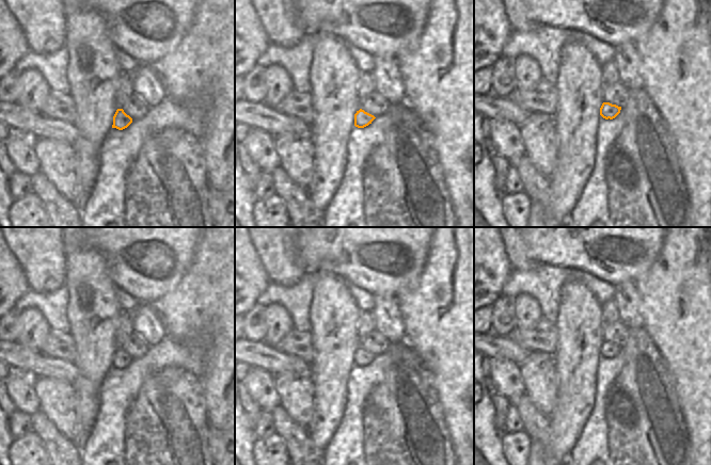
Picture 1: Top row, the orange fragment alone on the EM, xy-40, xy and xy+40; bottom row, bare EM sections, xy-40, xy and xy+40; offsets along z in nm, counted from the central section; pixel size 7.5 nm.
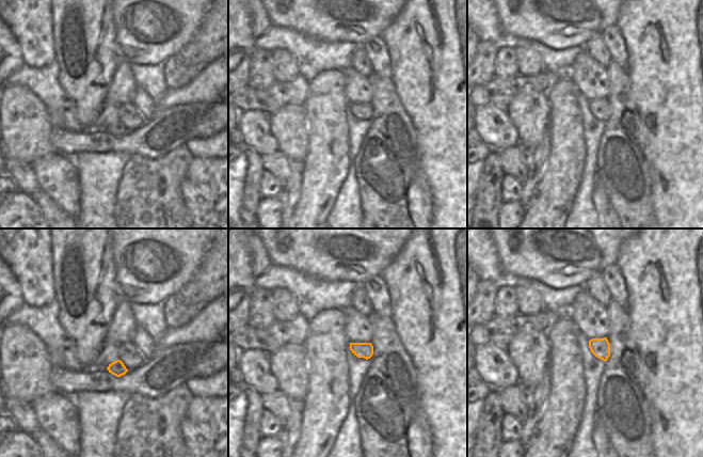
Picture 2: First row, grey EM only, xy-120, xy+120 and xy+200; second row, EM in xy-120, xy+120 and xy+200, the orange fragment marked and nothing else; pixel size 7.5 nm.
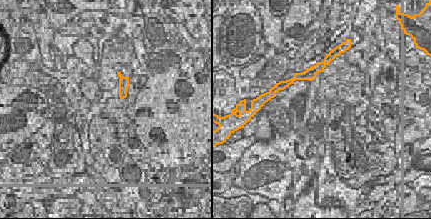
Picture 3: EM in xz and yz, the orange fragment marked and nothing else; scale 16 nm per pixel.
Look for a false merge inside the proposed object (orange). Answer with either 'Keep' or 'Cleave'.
Keep

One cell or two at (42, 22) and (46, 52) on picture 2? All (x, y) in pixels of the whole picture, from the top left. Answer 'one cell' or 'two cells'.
one cell

